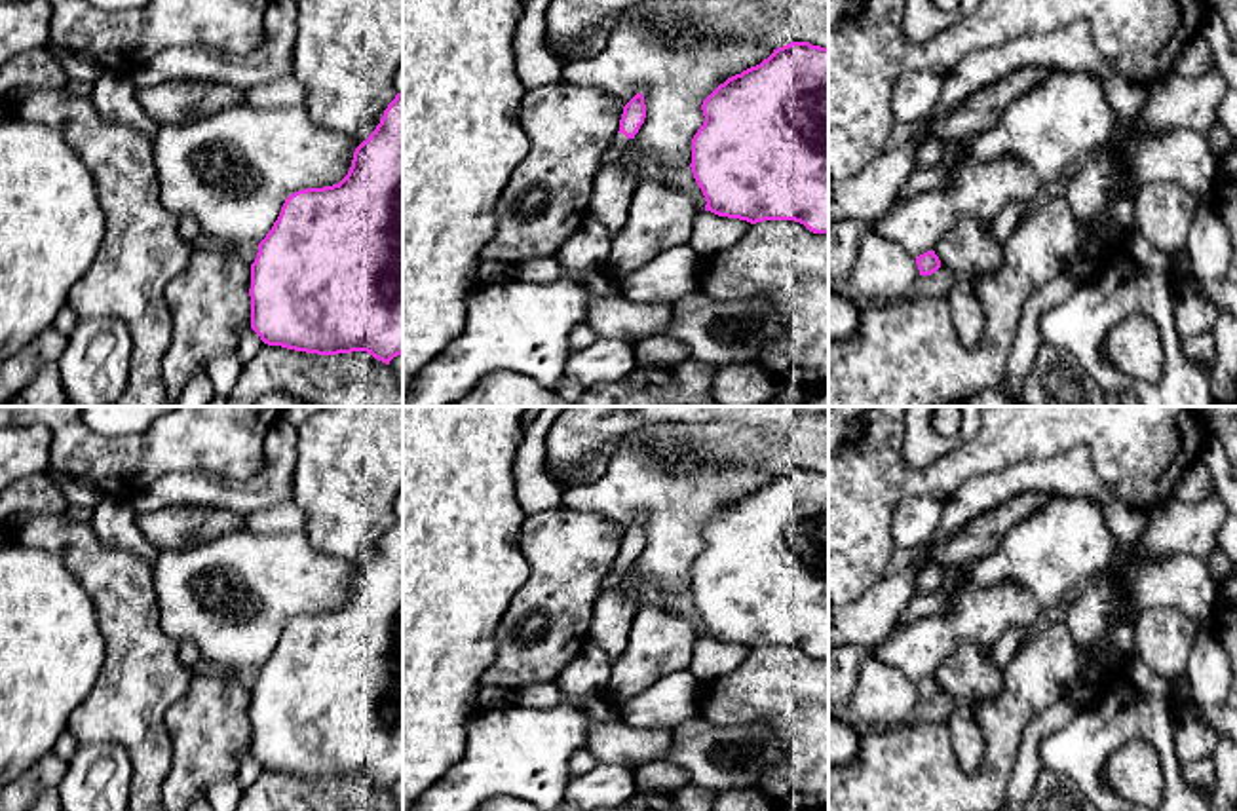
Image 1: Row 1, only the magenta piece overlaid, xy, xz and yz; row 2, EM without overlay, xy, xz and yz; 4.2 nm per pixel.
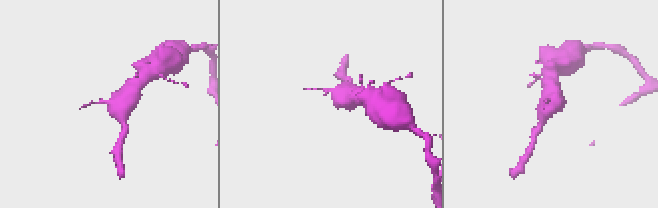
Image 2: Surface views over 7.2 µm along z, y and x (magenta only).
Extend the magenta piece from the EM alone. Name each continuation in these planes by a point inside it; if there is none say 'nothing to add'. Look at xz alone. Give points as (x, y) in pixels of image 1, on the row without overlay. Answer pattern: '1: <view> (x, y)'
1: xz (616, 574)

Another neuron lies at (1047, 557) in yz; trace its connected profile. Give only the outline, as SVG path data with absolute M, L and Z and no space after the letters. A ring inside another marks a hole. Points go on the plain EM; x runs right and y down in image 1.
M1053 494L992 555L960 566L963 581L950 594L946 613L893 627L870 657L912 682L933 676L963 644L992 648L1013 627L1030 631L1045 610L1104 572L1115 547L1091 498Z

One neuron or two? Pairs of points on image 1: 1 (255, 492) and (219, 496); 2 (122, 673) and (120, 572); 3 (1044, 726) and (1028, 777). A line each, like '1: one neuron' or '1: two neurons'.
1: one neuron
2: one neuron
3: one neuron

